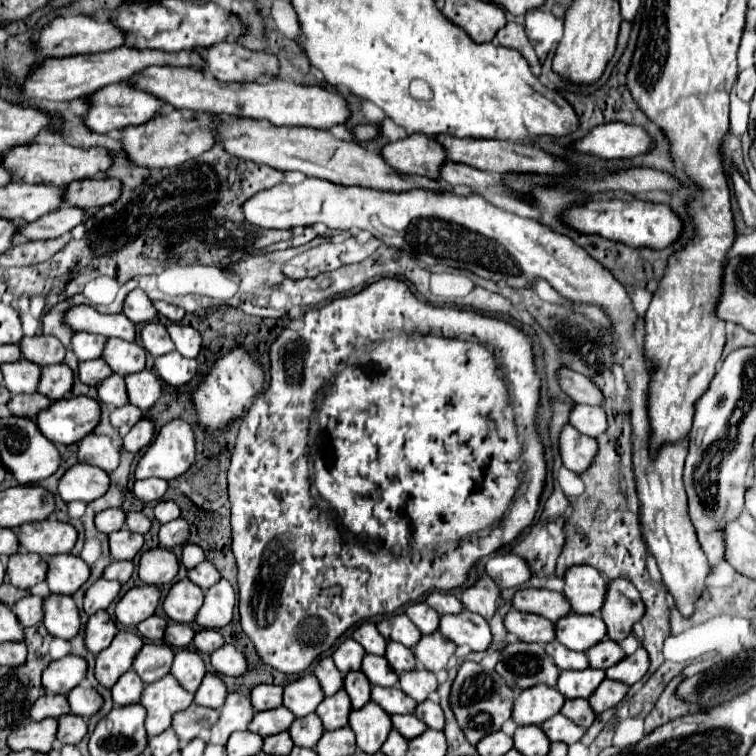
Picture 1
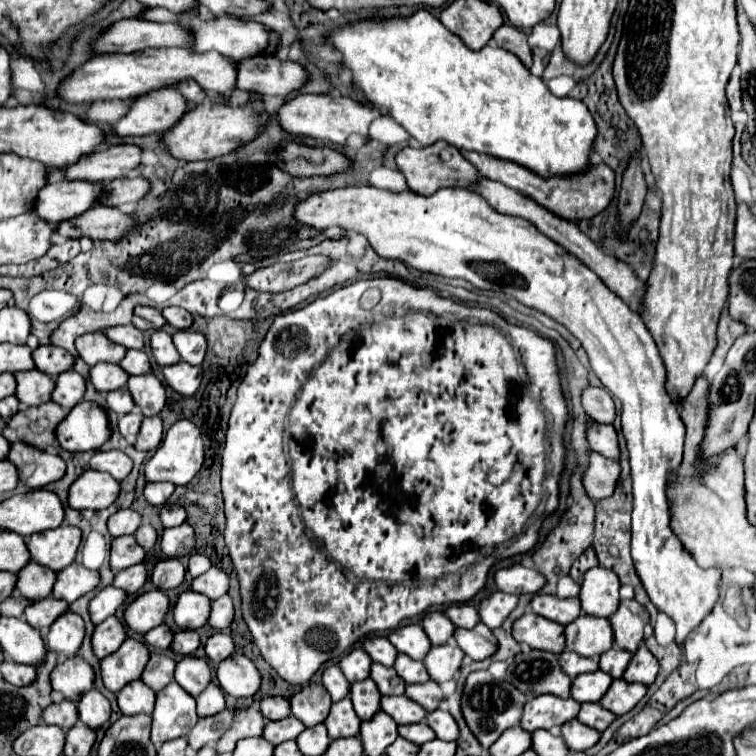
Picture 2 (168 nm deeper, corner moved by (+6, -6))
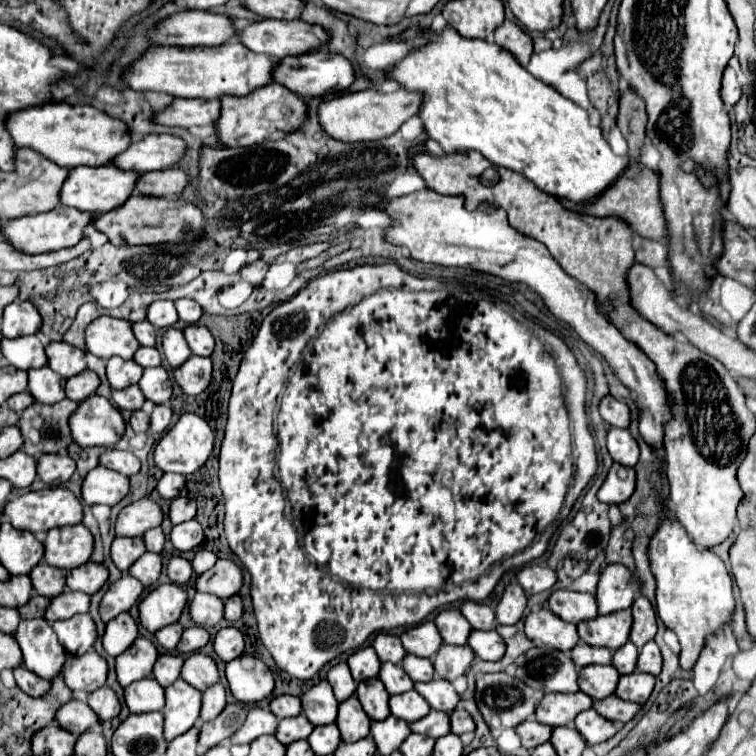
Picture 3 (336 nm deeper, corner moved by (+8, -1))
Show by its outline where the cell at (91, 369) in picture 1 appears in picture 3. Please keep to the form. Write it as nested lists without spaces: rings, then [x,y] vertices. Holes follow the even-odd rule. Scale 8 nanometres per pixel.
[[[117,356],[107,360],[107,380],[113,390],[121,390],[131,384],[137,384],[141,374],[143,374],[143,368],[137,366],[133,360],[123,360]]]

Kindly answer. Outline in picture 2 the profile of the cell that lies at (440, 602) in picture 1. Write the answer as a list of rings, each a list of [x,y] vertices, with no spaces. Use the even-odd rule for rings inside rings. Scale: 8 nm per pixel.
[[[459,603],[459,605],[451,605],[447,611],[447,617],[463,629],[471,629],[479,623],[479,613],[471,603]]]

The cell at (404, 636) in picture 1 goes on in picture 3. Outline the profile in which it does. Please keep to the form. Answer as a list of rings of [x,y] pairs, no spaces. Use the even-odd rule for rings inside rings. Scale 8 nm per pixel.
[[[425,620],[417,626],[407,628],[399,638],[403,642],[403,648],[409,654],[415,654],[421,658],[431,658],[443,644],[443,640],[431,620]]]

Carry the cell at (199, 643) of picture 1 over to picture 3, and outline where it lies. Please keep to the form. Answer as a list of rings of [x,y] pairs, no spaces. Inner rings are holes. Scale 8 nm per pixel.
[[[221,628],[213,640],[213,648],[215,648],[215,654],[223,660],[223,662],[229,662],[237,656],[243,654],[243,648],[245,648],[245,642],[243,642],[243,634],[237,630],[237,628]]]

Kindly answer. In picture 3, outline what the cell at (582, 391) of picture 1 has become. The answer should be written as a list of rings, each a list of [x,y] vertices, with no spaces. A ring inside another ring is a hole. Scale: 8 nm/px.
[[[605,396],[599,402],[599,414],[611,426],[617,426],[617,428],[627,428],[629,426],[629,408],[627,408],[627,404],[615,400],[613,396]]]

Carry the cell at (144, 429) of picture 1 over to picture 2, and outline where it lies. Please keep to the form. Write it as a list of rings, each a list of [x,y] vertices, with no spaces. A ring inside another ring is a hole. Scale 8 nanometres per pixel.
[[[145,417],[135,447],[139,451],[155,451],[163,439],[163,421],[159,417]]]

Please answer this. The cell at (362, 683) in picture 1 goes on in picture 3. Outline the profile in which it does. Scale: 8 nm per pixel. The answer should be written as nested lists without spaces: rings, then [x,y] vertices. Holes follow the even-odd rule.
[[[369,678],[365,682],[359,682],[355,694],[357,694],[365,714],[371,720],[381,720],[381,718],[389,716],[389,706],[387,706],[389,694],[387,694],[385,686],[381,686],[379,678]]]

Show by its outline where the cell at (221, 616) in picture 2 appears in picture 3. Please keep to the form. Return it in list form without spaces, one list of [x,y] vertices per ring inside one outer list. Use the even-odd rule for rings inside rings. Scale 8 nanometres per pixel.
[[[231,596],[225,600],[225,620],[227,622],[235,622],[239,620],[243,614],[243,604],[241,604],[241,598],[239,596]]]

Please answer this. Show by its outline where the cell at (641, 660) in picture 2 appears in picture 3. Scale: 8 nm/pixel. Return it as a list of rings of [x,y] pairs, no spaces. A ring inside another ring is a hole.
[[[653,640],[641,648],[639,660],[637,660],[637,670],[653,674],[653,676],[657,676],[661,672],[661,652]]]

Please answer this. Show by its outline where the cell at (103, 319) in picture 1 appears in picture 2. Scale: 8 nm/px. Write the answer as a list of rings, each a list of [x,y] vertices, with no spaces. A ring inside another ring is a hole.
[[[119,325],[119,327],[109,327],[103,331],[111,341],[127,347],[127,349],[143,349],[145,339],[143,331],[139,331],[135,325]]]

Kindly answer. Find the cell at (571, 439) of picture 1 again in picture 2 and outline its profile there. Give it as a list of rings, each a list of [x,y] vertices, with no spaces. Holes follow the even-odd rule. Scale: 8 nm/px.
[[[591,453],[589,469],[585,471],[583,485],[587,495],[593,501],[601,501],[603,497],[611,497],[617,485],[617,479],[621,475],[621,467],[617,461],[607,459],[599,453]]]

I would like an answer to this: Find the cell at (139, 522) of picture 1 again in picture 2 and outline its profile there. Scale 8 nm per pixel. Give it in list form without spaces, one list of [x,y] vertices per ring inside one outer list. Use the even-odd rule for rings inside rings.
[[[143,523],[143,525],[137,529],[135,539],[137,539],[137,543],[139,543],[145,551],[149,551],[149,549],[155,545],[155,541],[157,541],[157,531],[155,531],[149,523]]]

